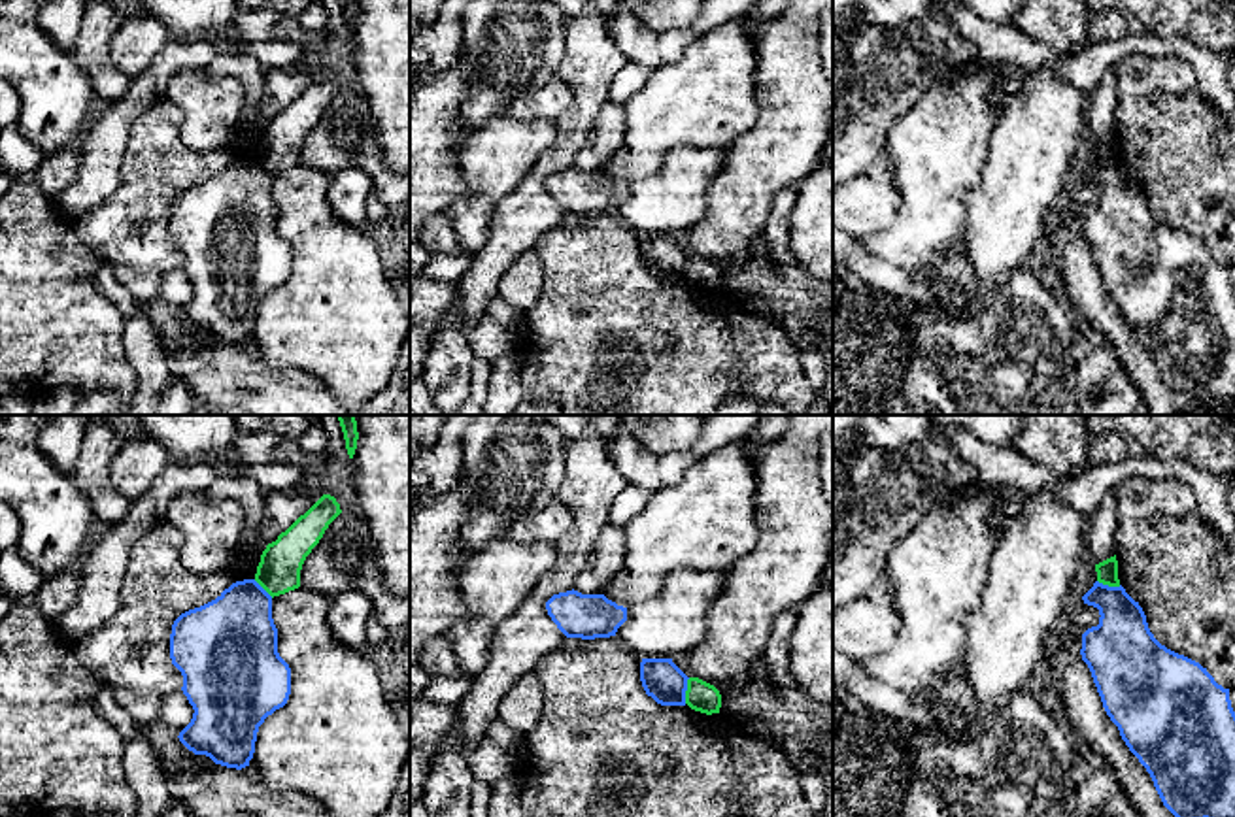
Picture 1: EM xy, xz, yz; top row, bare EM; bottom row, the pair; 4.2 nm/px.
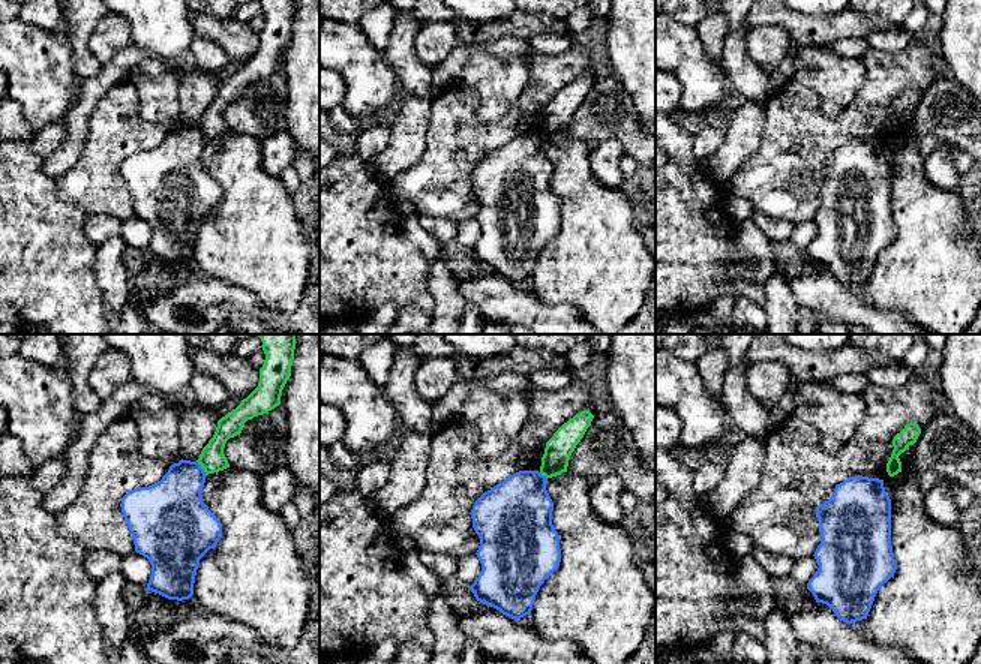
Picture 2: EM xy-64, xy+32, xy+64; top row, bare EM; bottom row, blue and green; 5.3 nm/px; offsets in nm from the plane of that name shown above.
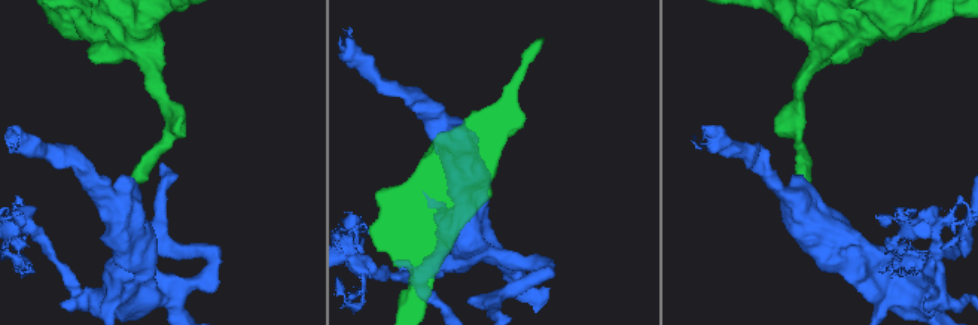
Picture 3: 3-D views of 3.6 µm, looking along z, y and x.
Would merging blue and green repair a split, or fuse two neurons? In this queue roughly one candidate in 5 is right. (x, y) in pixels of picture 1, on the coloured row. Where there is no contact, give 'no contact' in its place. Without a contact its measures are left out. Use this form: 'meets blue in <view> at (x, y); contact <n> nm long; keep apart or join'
meets blue in xz at (686, 689); contact 110 nm long; keep apart

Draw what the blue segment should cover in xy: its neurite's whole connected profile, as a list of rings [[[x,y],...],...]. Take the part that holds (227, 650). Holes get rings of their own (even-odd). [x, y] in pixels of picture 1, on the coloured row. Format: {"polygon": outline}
{"polygon": [[[244,579],[215,600],[181,613],[172,625],[170,659],[183,675],[181,691],[195,709],[179,742],[215,764],[236,770],[249,766],[259,726],[291,694],[291,668],[278,653],[272,596],[255,579]]]}

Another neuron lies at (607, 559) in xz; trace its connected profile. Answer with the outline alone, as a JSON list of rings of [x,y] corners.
[[[606,525],[595,542],[589,564],[574,581],[574,591],[582,594],[602,594],[614,575],[623,568],[625,557],[627,538],[623,526]]]

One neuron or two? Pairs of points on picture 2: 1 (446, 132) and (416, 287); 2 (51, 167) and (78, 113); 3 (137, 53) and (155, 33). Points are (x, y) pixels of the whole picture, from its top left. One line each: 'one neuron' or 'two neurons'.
1: two neurons
2: one neuron
3: two neurons

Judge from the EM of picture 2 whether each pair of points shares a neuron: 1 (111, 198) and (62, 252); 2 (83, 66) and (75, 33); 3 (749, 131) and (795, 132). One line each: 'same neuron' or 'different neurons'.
1: different neurons
2: same neuron
3: different neurons

